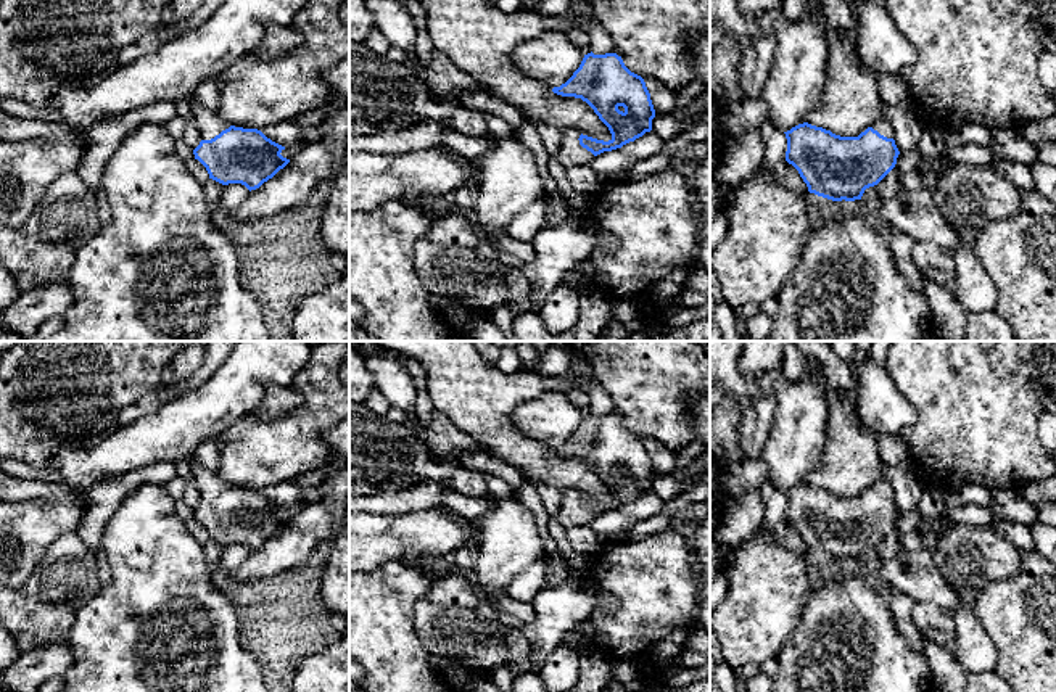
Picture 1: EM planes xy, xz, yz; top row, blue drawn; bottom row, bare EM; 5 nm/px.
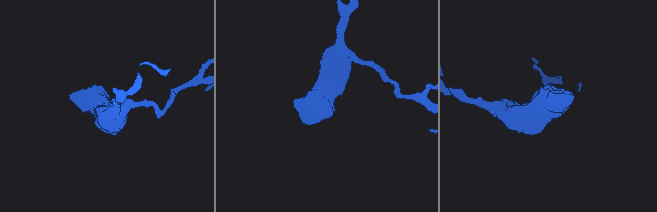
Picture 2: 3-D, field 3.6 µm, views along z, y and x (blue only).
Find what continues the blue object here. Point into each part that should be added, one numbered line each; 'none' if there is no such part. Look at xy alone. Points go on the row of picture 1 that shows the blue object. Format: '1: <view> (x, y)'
1: xy (210, 124)

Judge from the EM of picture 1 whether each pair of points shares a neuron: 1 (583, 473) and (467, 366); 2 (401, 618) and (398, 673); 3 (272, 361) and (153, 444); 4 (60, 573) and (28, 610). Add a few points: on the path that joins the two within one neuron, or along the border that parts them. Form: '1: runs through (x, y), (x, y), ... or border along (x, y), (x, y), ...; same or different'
1: runs through (548, 469), (538, 464), (483, 409), (480, 401); same
2: runs through (398, 631), (398, 660); same
3: runs through (243, 377), (211, 409), (182, 424); same
4: runs through (55, 583), (37, 601); same

